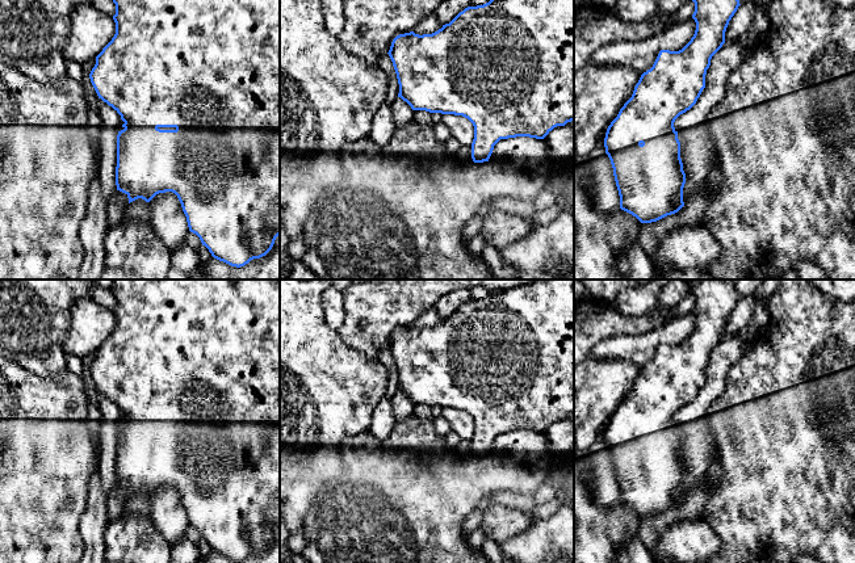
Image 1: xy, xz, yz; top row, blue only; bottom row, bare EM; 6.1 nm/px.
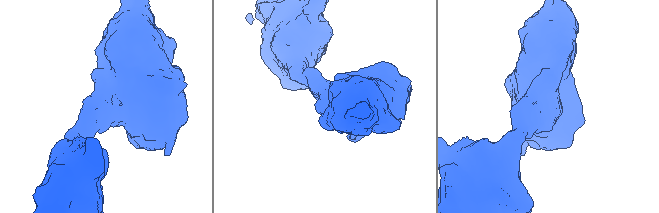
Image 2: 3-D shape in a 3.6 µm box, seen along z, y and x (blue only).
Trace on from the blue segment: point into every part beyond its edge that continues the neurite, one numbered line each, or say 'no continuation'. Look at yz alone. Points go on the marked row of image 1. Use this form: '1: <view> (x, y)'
no continuation

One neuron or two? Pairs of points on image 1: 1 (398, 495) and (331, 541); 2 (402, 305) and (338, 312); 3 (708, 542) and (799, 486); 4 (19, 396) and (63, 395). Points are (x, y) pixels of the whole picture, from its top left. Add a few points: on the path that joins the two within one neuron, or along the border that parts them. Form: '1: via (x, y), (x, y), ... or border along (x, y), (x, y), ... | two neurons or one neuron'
1: via (381, 512), (353, 540), (348, 540) | one neuron
2: border along (343, 293), (344, 320), (336, 330) | two neurons
3: border along (701, 517), (715, 534), (719, 549) | two neurons
4: via (29, 396), (53, 396) | one neuron

